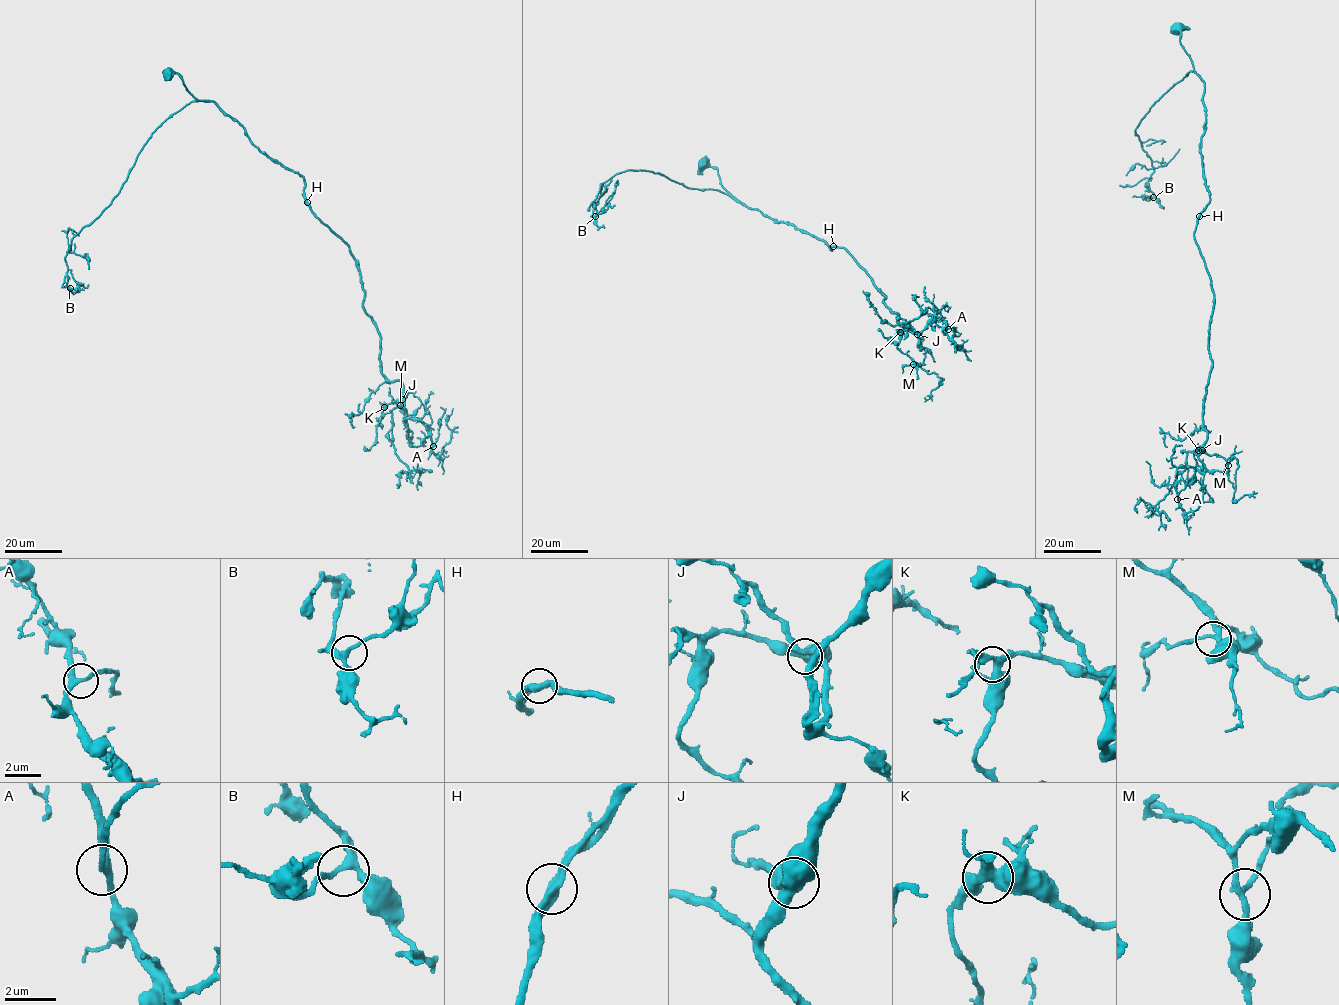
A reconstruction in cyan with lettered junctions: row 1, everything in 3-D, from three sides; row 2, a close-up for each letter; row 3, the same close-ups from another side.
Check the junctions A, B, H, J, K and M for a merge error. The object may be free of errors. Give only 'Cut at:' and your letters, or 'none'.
Cut at: none

